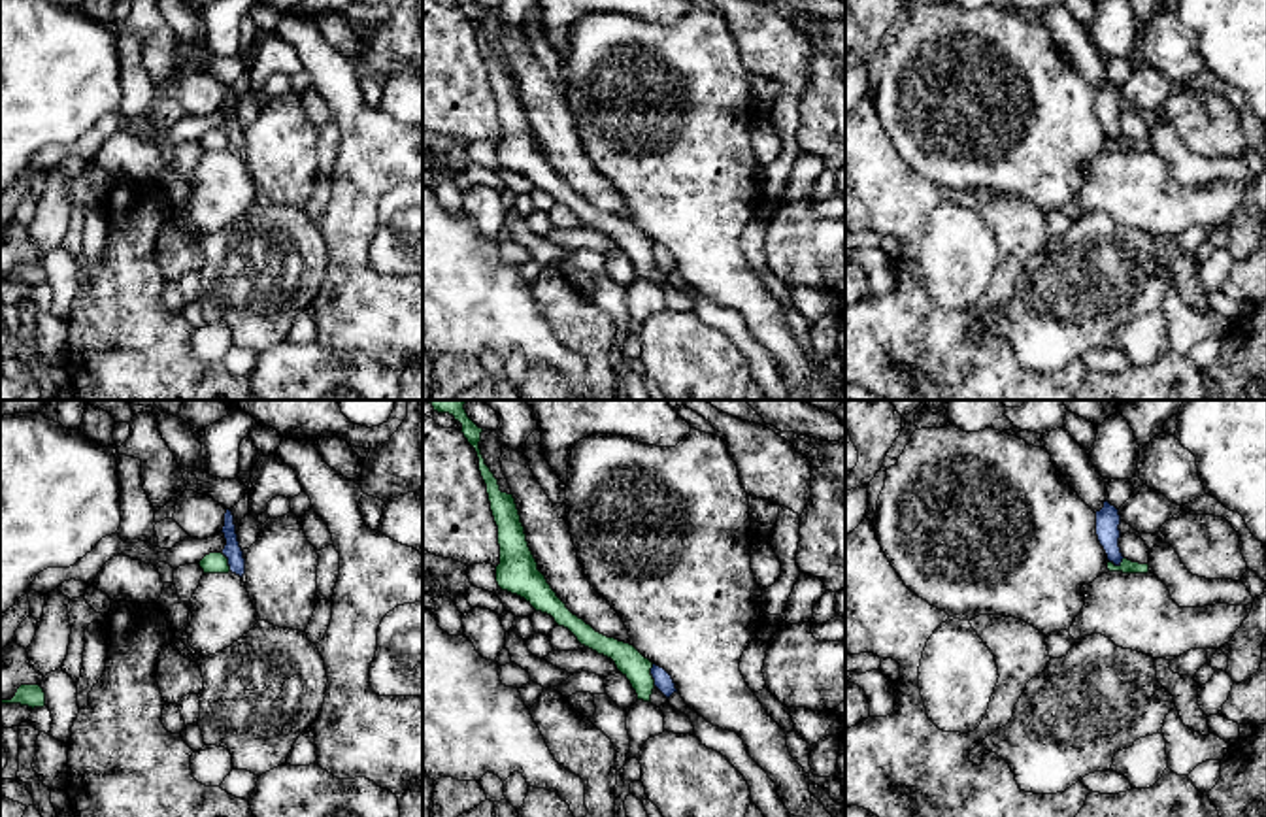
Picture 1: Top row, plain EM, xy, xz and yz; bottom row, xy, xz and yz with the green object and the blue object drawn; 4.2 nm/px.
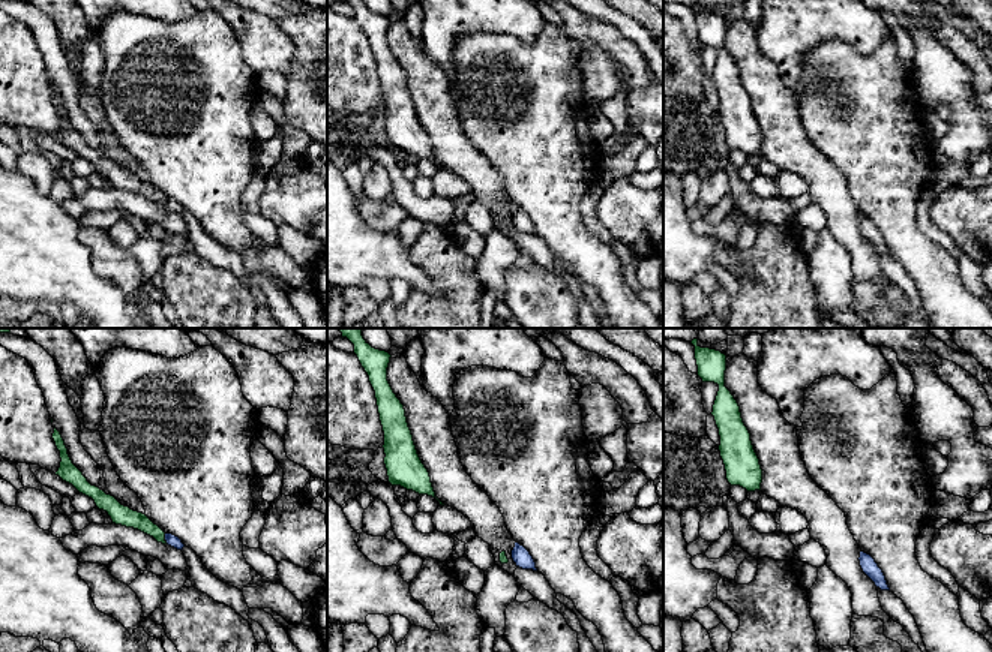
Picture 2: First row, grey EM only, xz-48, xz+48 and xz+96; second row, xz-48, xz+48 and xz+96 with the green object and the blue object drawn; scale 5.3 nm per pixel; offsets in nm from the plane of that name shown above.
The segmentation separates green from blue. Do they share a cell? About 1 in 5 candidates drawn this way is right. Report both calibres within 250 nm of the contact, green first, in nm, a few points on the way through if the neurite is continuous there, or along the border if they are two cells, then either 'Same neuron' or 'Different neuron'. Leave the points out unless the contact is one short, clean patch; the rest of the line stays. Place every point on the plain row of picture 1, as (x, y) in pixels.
Thickness 120 nm (green) against 80 nm. Boundary: xz (651, 242), (655, 263). Different neuron

